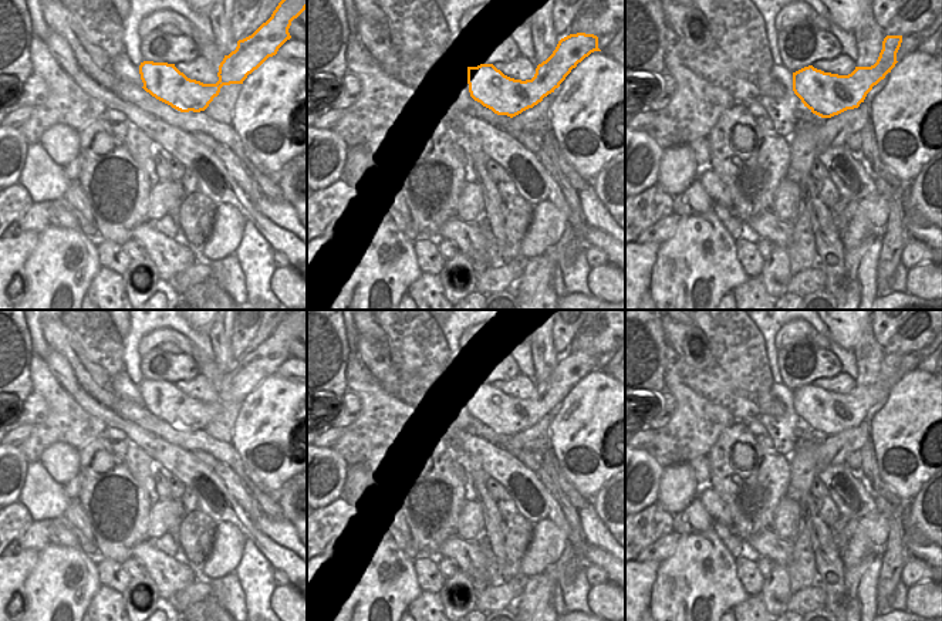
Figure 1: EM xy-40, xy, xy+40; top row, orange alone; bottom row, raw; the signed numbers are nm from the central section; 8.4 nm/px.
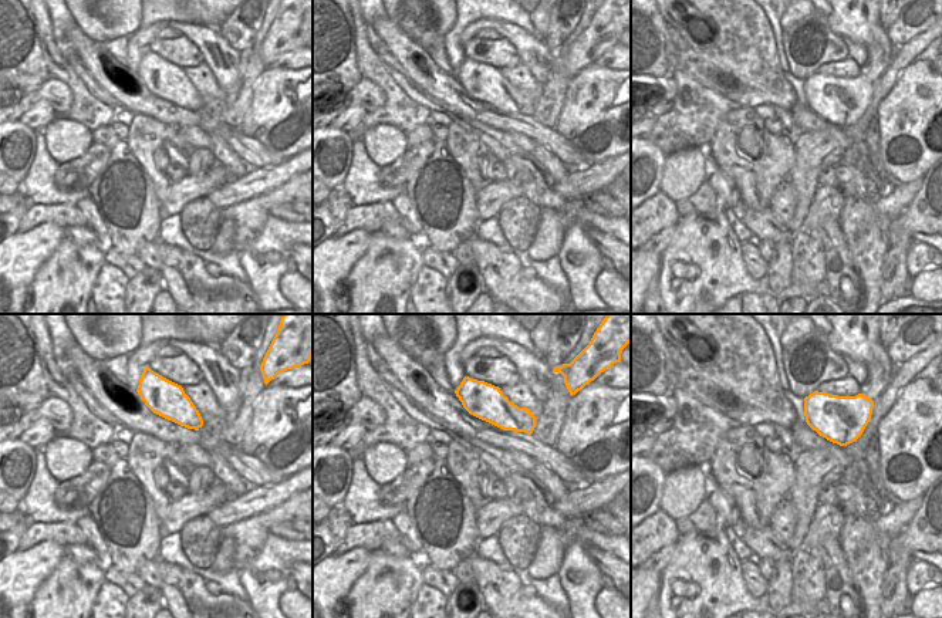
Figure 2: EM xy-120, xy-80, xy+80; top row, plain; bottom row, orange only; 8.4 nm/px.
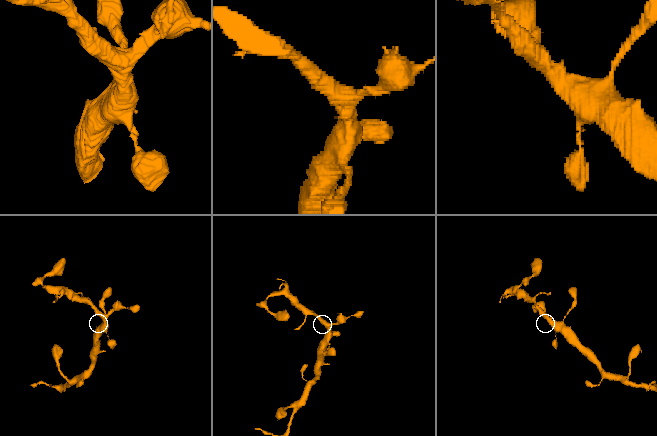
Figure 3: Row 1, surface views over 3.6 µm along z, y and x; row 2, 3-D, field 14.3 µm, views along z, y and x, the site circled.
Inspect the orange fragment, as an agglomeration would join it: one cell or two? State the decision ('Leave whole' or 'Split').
Leave whole.

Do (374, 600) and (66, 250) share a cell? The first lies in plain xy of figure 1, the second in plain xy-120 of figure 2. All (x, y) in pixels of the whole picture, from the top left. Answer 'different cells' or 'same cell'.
same cell

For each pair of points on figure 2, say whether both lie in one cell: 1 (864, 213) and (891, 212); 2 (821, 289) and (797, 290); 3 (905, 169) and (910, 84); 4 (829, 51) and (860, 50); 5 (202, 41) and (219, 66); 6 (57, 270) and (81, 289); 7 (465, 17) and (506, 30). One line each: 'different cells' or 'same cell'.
1: different cells
2: same cell
3: same cell
4: different cells
5: same cell
6: same cell
7: different cells

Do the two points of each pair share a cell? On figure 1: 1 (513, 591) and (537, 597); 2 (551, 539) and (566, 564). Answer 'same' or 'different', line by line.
1: different
2: different

